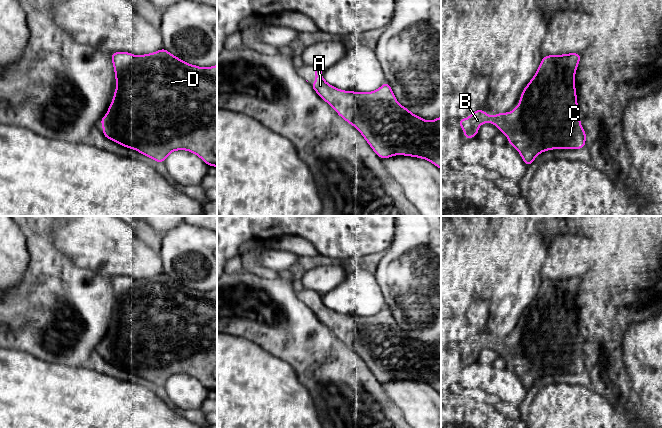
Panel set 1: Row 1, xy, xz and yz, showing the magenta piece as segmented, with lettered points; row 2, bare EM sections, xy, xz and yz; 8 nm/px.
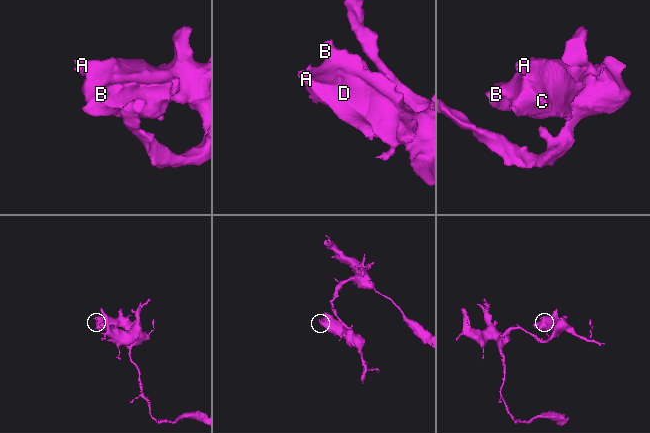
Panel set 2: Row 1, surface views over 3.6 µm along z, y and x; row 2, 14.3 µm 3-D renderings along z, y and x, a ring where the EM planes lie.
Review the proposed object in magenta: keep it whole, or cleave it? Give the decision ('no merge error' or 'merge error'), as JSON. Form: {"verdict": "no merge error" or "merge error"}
{"verdict": "no merge error"}

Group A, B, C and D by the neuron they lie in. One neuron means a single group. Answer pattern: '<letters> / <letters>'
A B C D

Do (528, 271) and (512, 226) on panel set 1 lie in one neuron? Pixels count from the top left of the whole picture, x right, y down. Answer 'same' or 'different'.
same

